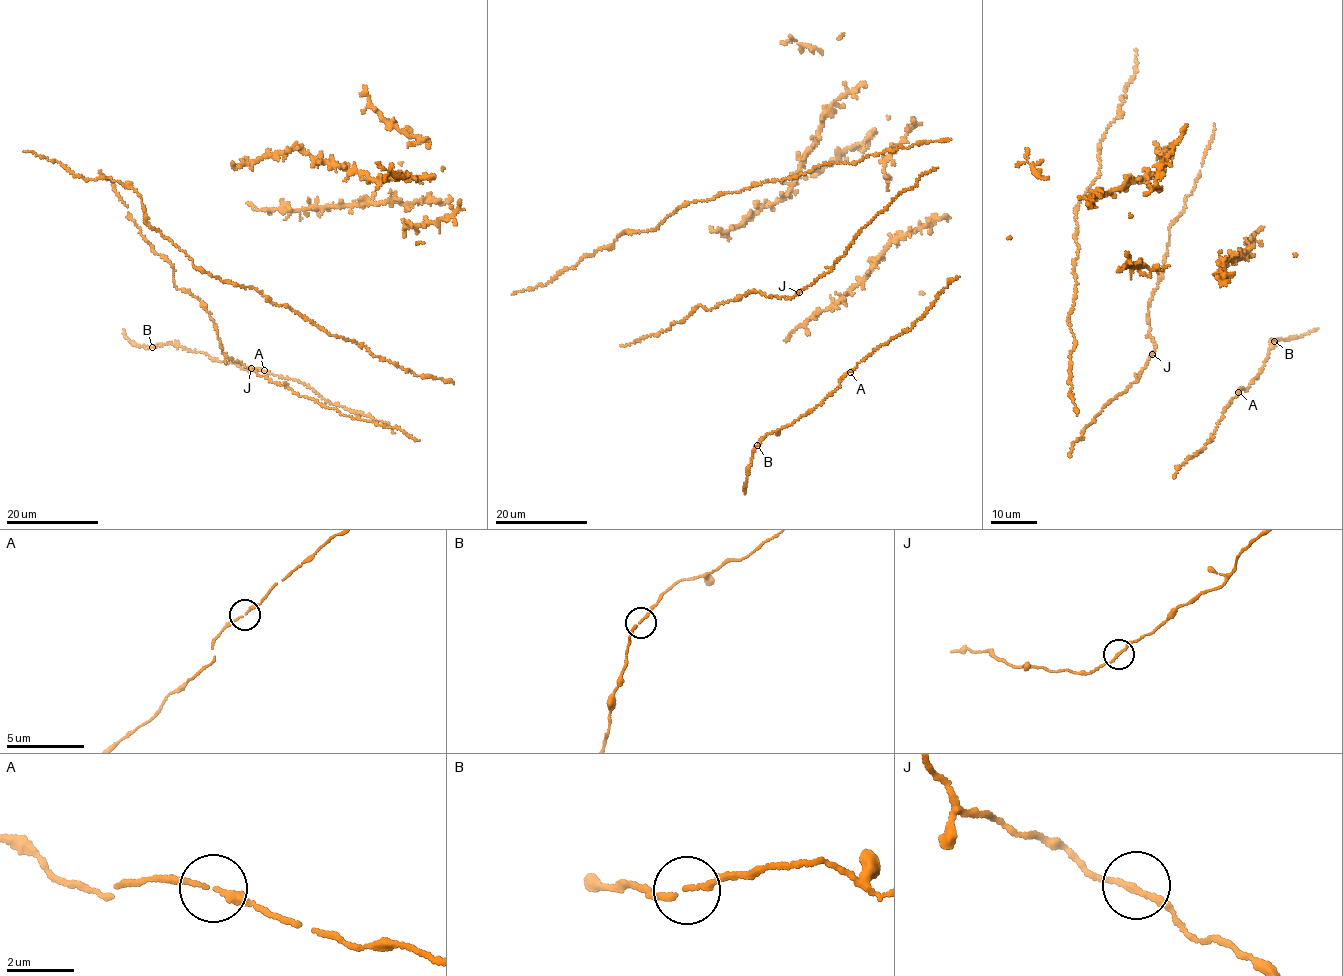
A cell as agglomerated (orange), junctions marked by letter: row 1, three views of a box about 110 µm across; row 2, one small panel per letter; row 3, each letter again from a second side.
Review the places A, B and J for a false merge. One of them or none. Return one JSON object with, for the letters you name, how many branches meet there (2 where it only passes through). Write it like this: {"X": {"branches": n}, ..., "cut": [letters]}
{"cut": []}

